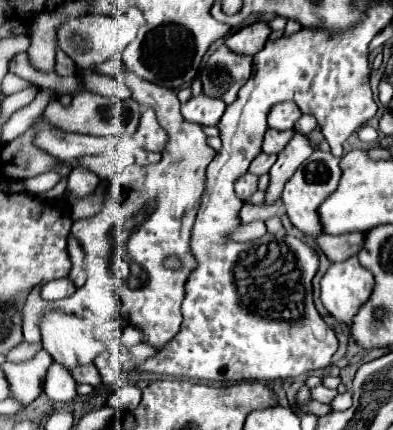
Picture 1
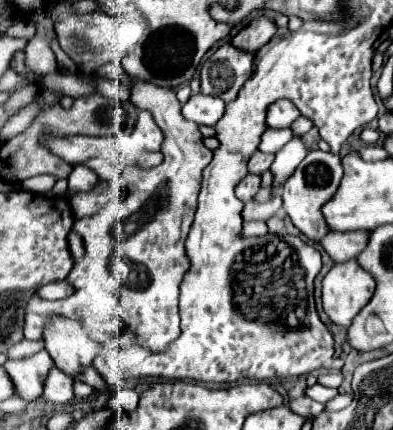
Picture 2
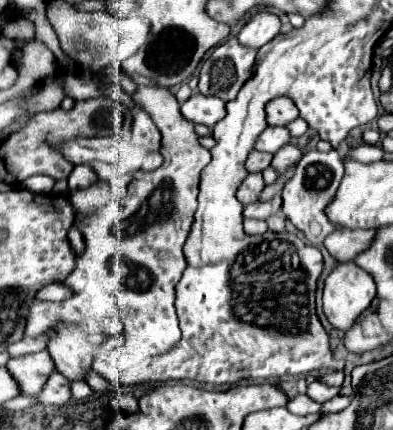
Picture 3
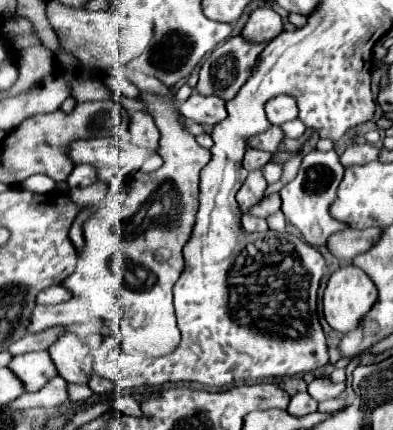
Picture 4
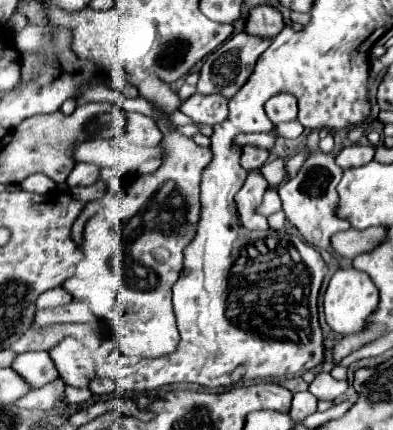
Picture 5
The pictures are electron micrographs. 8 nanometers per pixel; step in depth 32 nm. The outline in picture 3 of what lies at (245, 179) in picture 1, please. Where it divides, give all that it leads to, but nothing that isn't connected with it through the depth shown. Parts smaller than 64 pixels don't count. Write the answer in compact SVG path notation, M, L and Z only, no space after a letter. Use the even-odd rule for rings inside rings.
M248 174L244 178L244 182L240 184L236 196L242 204L250 204L250 202L256 202L258 200L258 194L262 192L264 188L264 180L262 180L262 174Z

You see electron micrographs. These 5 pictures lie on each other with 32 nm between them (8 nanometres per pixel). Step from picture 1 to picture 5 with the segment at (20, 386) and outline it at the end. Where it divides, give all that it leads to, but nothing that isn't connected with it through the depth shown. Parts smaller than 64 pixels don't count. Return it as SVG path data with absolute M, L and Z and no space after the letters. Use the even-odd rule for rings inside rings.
M24 352L18 354L12 362L12 370L20 374L32 390L42 388L44 384L58 378L56 366L52 364L52 358L48 352Z

